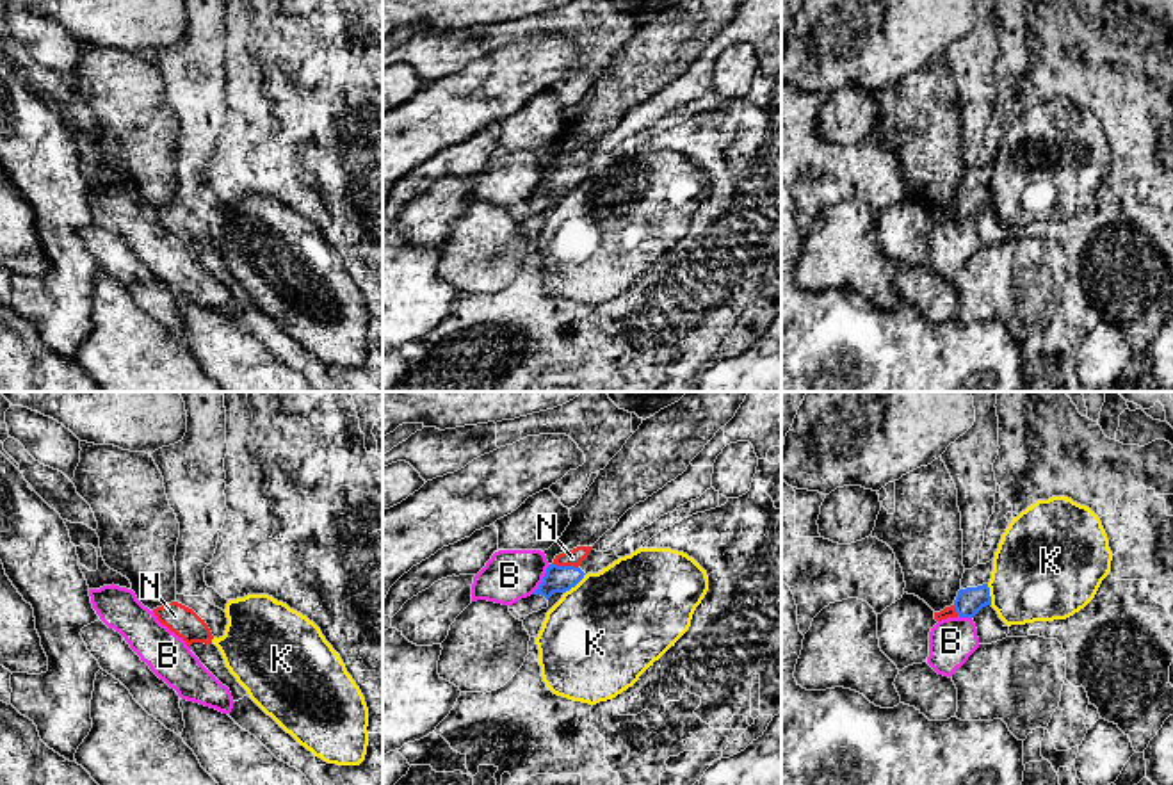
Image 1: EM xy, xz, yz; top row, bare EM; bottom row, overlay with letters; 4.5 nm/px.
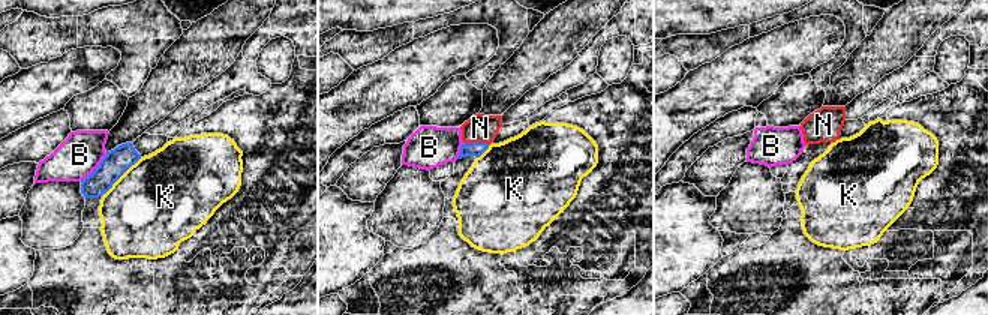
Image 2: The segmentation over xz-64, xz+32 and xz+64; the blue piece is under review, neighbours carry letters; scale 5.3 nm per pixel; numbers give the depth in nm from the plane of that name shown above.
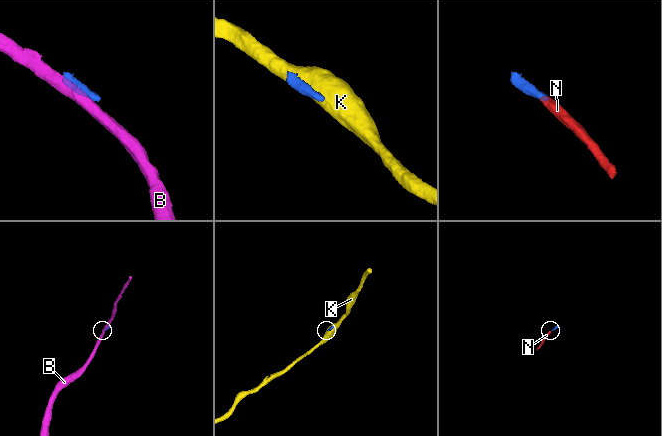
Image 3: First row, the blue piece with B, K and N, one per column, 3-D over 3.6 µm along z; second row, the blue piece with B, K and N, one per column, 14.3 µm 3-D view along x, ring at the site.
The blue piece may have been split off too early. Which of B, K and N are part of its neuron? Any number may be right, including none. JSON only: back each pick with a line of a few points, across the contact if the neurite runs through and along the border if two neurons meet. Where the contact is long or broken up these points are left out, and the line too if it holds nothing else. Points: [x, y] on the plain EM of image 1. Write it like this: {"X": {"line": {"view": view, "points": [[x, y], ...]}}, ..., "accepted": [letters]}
{"N": {"line": {"view": "xz", "points": [[558, 180], [565, 168], [572, 159]]}}, "accepted": ["N"]}

